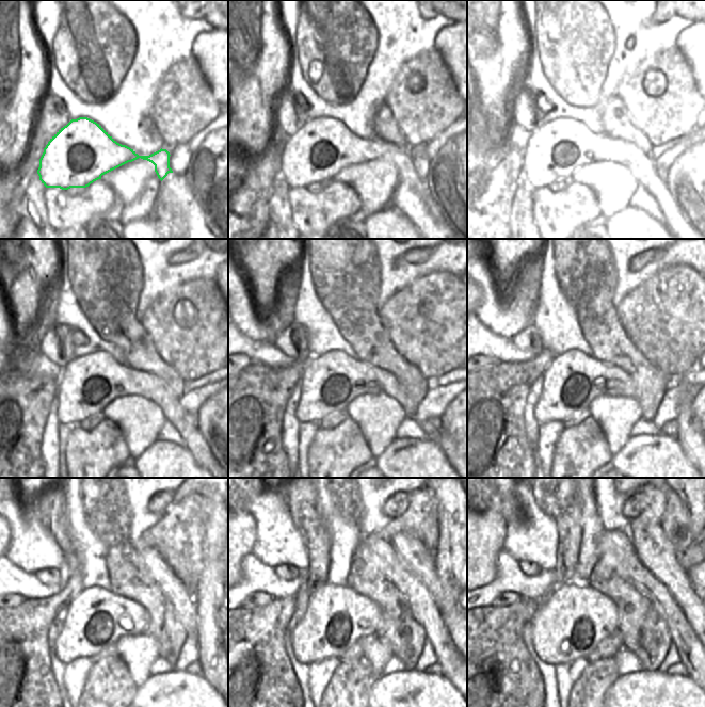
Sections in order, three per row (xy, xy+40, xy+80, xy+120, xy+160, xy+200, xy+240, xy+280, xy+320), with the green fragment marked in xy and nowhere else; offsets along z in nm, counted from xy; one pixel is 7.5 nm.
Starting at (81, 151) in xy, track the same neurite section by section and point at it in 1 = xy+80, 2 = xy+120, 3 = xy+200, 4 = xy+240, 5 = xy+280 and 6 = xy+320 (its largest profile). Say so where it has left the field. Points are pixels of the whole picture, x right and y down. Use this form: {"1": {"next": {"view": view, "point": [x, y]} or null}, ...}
{"1": {"next": {"view": "xy+80", "point": [563, 146]}}, "2": {"next": {"view": "xy+120", "point": [87, 384]}}, "3": {"next": {"view": "xy+200", "point": [573, 380]}}, "4": {"next": {"view": "xy+240", "point": [96, 619]}}, "5": {"next": {"view": "xy+280", "point": [336, 617]}}, "6": {"next": {"view": "xy+320", "point": [569, 625]}}}

